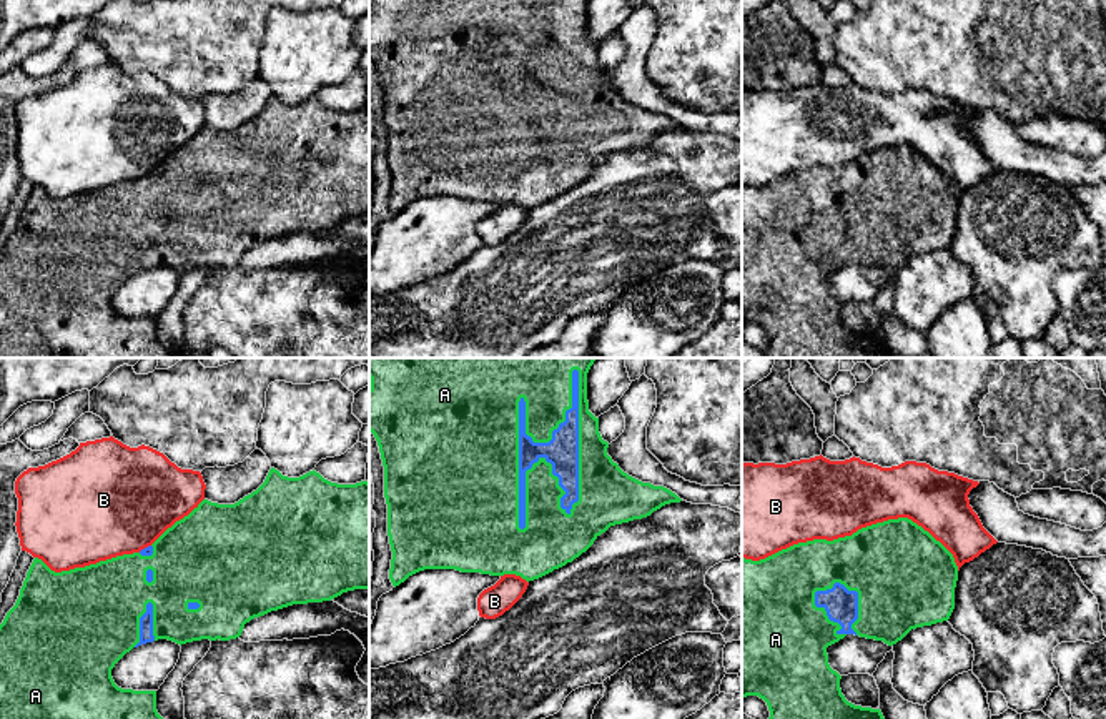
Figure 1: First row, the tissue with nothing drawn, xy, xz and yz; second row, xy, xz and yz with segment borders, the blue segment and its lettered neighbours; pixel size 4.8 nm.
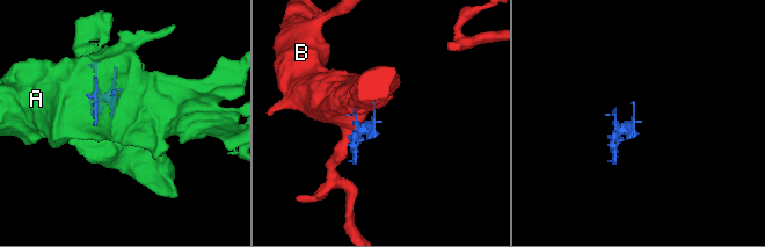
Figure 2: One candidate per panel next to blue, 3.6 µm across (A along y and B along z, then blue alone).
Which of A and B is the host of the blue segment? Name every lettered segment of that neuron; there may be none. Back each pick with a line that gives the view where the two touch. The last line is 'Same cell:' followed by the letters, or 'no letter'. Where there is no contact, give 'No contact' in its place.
A: Touches blue in xz
Same cell: A

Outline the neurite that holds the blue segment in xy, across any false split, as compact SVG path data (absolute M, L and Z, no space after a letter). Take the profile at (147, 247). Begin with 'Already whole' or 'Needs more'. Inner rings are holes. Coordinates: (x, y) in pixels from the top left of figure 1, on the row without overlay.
Needs more. M271 95L264 110L235 131L203 126L188 143L176 148L140 180L62 200L52 198L42 186L35 185L15 233L0 251L0 358L183 358L183 351L166 348L158 341L156 318L121 316L115 311L111 296L126 280L158 266L168 266L180 273L201 266L236 266L244 251L254 245L293 231L331 228L354 216L369 216L369 110L338 112L324 107L314 97L299 105L288 105Z

